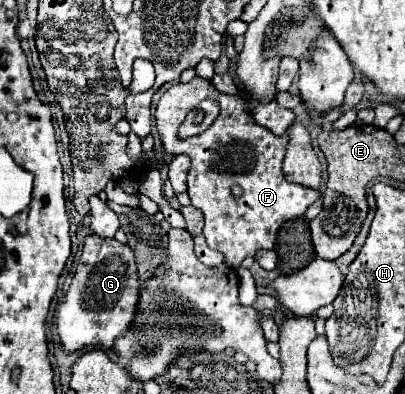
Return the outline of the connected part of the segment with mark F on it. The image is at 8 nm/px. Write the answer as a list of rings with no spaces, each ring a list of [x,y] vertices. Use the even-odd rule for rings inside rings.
[[[194,77],[190,83],[174,83],[160,97],[154,119],[166,153],[188,153],[192,157],[192,167],[188,171],[188,195],[192,205],[204,213],[204,237],[208,247],[224,253],[226,265],[234,269],[240,267],[246,257],[254,257],[256,251],[274,249],[276,233],[282,223],[304,215],[306,209],[320,197],[320,191],[306,189],[284,179],[282,159],[290,141],[290,131],[274,135],[270,129],[254,123],[254,117],[240,95],[224,95],[208,79]],[[204,99],[216,101],[220,105],[220,115],[204,133],[180,139],[178,129],[182,121]],[[234,185],[242,187],[242,197],[238,199],[230,193]]]

